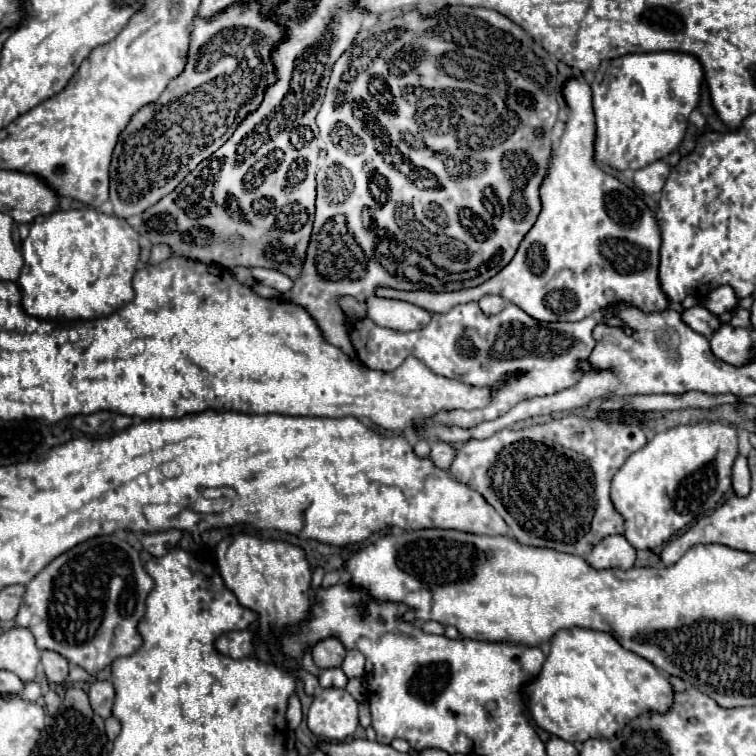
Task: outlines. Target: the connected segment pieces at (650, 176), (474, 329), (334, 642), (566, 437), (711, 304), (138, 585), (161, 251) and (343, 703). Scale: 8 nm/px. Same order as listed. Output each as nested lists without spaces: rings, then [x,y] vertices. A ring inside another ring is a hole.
[[[655,161],[655,163],[635,171],[633,181],[641,191],[653,195],[663,189],[663,183],[669,177],[669,173],[671,173],[671,165],[667,161]]]
[[[465,303],[465,305],[455,305],[451,311],[443,315],[435,313],[427,327],[411,333],[399,333],[379,327],[365,317],[351,325],[349,337],[357,351],[357,357],[369,369],[391,373],[407,357],[415,357],[441,377],[457,379],[473,387],[491,389],[491,401],[483,409],[475,409],[475,411],[443,409],[431,417],[431,421],[441,425],[457,425],[463,429],[471,429],[483,421],[491,421],[505,415],[513,405],[517,405],[523,399],[531,399],[537,395],[553,395],[557,391],[567,389],[569,385],[575,385],[583,375],[583,371],[577,369],[577,363],[589,359],[595,347],[593,329],[601,323],[609,327],[623,327],[627,335],[633,335],[633,329],[625,327],[617,315],[605,315],[605,317],[591,315],[575,323],[541,323],[529,317],[513,303],[509,303],[497,315],[485,315],[477,303]],[[517,371],[525,373],[535,385],[497,385],[501,377]]]
[[[323,639],[323,643],[317,643],[311,653],[317,667],[331,669],[331,667],[341,667],[347,651],[339,643],[339,639]]]
[[[563,415],[559,419],[551,419],[549,423],[531,425],[525,429],[503,429],[487,439],[469,439],[459,447],[451,473],[461,483],[467,483],[479,491],[497,509],[519,543],[587,557],[595,543],[607,535],[625,531],[623,517],[609,497],[611,479],[629,459],[629,455],[639,451],[645,443],[645,433],[637,425]]]
[[[721,285],[717,287],[715,291],[711,291],[711,295],[701,301],[713,315],[723,315],[727,311],[731,311],[735,305],[737,305],[737,295],[735,295],[735,289],[731,285]]]
[[[99,535],[79,543],[67,553],[53,559],[29,585],[21,609],[15,617],[19,627],[33,633],[39,649],[61,653],[69,663],[83,667],[87,673],[97,673],[109,667],[117,657],[131,655],[141,647],[137,623],[143,617],[145,599],[153,587],[153,579],[145,573],[139,553],[125,541],[123,535]]]
[[[155,245],[155,247],[151,249],[151,259],[149,259],[149,263],[151,263],[151,265],[157,265],[157,263],[169,259],[169,257],[171,257],[171,249],[169,249],[169,247]]]
[[[321,689],[307,715],[315,737],[327,741],[345,741],[357,729],[357,701],[345,689]]]

